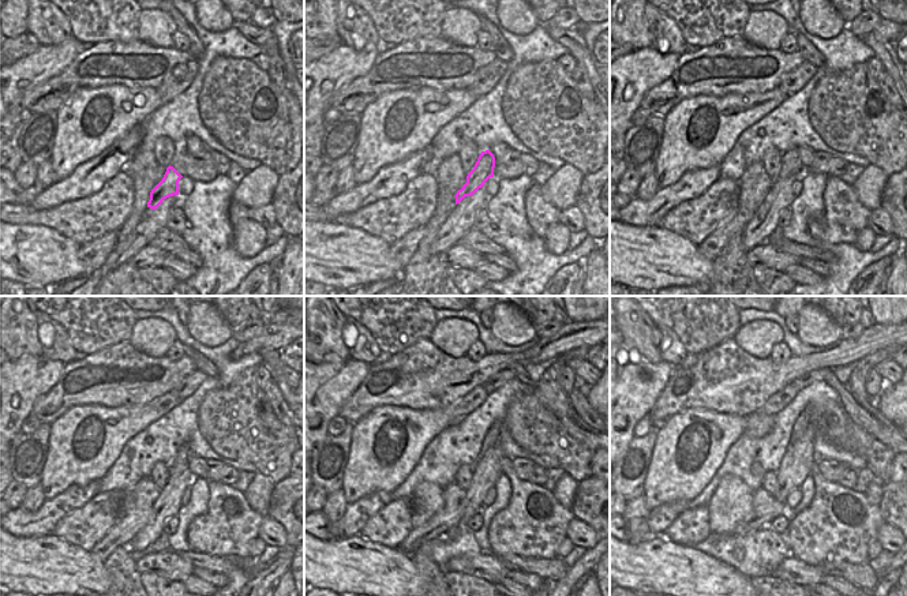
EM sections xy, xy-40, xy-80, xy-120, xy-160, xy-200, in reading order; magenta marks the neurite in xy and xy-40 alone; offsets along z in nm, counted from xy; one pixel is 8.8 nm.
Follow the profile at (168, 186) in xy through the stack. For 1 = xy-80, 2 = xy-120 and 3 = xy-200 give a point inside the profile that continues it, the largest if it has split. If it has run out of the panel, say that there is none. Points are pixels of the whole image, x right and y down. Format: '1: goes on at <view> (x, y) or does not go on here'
1: goes on at xy-80 (790, 162)
2: goes on at xy-120 (180, 464)
3: goes on at xy-200 (804, 419)

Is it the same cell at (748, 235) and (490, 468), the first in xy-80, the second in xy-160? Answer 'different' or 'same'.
same

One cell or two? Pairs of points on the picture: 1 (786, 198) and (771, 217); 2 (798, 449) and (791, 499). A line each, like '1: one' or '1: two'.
1: one
2: two

